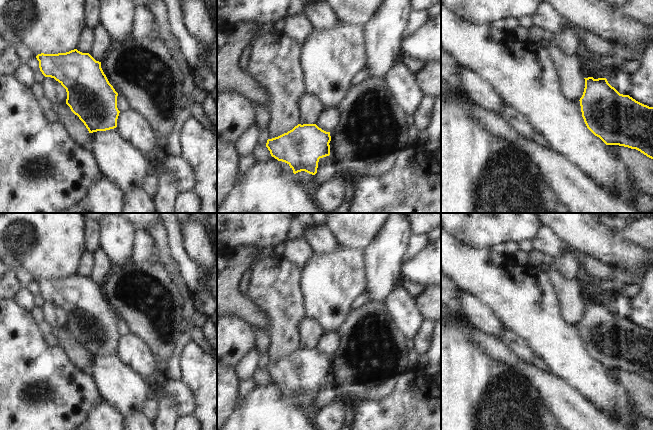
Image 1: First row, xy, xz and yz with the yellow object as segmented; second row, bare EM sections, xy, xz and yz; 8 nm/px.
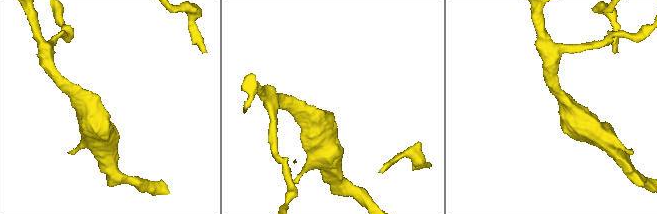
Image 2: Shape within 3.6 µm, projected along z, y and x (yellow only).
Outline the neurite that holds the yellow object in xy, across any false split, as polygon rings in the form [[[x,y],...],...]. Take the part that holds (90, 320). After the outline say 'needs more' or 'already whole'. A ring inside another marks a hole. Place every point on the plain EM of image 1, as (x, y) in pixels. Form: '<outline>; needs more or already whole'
[[[77,273],[58,278],[41,277],[36,282],[42,298],[45,301],[54,302],[66,313],[66,328],[84,347],[89,357],[117,351],[120,337],[117,332],[118,317],[104,298],[101,286],[96,285],[89,277],[82,277]]]; already whole

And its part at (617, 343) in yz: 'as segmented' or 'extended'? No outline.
as segmented

